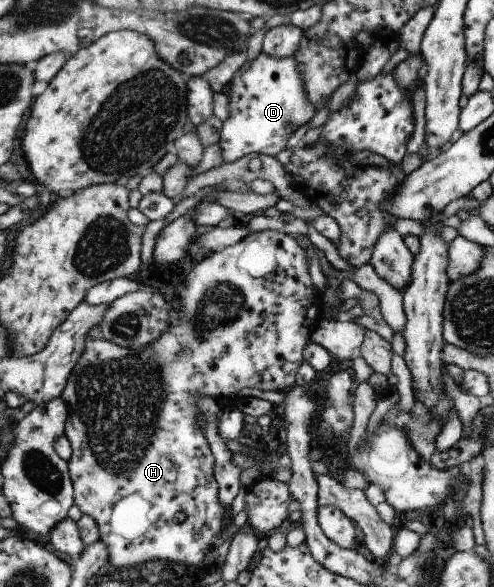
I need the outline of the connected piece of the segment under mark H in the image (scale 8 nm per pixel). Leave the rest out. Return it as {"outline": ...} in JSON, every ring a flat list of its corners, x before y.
{"outline":[[275,229,260,232,250,232,240,242,226,247,223,251,214,253,204,258,188,273,184,279,184,287,180,296,175,299,178,312,177,321,171,323,169,331,161,334,161,337,151,343,149,347,141,349,129,349,121,347,105,338,87,339,87,345,83,355,79,358,66,388,63,399,69,407,69,417,66,423,67,439,71,442,73,455,68,461,70,474,74,483,74,501,83,514,91,515,96,519,100,527,101,539,107,543,110,563,117,569,124,567,139,567,140,563,151,561,172,561,183,565,195,565,203,567,209,551,213,549,215,539,219,539,219,533,224,534,231,527,229,508,221,503,220,487,216,478,216,459,204,429,201,429,200,415,203,414,197,403,201,397,209,395,221,400,224,406,236,407,243,399,243,389,260,389,261,391,291,390,300,373,301,365,305,360,305,347,309,345,309,339,319,324,325,318,323,301,319,292,313,287,311,275,309,275,309,259,307,251,299,245,297,237,289,231,277,231]]}

